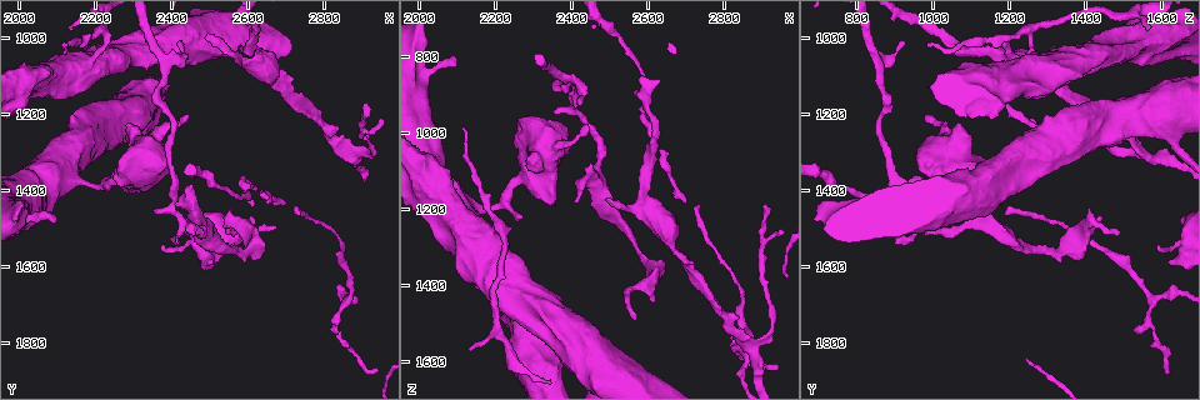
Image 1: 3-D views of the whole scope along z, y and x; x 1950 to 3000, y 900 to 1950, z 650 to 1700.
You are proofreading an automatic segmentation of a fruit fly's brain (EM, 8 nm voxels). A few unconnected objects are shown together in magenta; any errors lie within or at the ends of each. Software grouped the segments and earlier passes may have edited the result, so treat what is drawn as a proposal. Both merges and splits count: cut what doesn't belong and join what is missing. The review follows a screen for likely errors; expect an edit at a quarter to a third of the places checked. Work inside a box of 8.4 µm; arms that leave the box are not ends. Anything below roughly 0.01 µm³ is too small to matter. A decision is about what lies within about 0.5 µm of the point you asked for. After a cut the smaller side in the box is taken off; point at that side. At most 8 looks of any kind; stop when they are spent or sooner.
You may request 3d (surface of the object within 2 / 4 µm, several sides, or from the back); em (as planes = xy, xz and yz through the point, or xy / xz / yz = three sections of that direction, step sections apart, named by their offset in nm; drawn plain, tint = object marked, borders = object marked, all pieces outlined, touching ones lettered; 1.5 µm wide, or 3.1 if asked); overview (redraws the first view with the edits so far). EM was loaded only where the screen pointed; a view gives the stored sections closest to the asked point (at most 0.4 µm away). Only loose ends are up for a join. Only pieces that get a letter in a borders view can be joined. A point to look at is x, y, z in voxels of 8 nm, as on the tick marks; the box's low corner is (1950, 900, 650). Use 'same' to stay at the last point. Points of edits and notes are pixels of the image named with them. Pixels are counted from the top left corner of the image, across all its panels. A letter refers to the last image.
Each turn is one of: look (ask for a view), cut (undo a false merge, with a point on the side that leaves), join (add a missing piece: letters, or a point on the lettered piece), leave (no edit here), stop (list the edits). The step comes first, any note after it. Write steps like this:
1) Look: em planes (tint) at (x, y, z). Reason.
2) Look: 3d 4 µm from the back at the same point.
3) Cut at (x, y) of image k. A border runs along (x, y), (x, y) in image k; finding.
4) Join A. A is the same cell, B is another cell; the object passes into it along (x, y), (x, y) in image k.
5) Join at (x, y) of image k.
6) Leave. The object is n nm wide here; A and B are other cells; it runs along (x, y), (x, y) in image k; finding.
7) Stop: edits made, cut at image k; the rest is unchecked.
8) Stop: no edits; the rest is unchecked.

Look: em xy step 8 (borders) at (2495, 1590, 1625). Thick end.

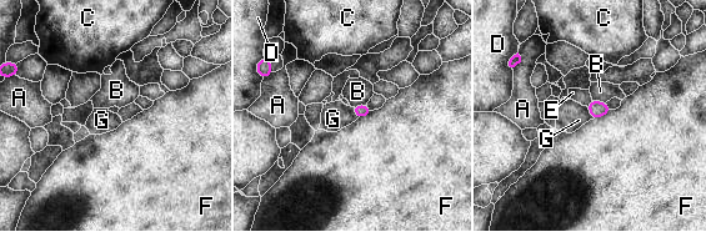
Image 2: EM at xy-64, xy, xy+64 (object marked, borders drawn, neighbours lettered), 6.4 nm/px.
Look: em planes (borders) at the same point. Cut it another way.

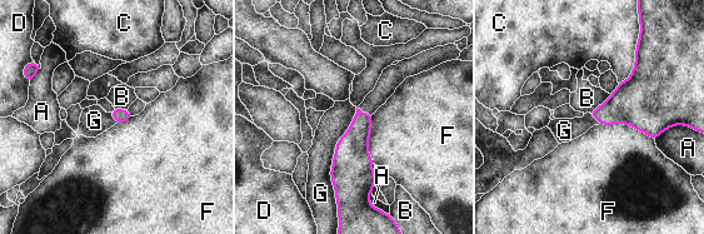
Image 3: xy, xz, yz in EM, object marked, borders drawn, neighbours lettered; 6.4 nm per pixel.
Leave. A, B, C, D, F and G are other cells; a border runs along (357, 108), (330, 169), (336, 203) in image 3; no lettered piece goes on from it.

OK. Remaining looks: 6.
Look: 3d 4 µm at (2435, 1205, 980).

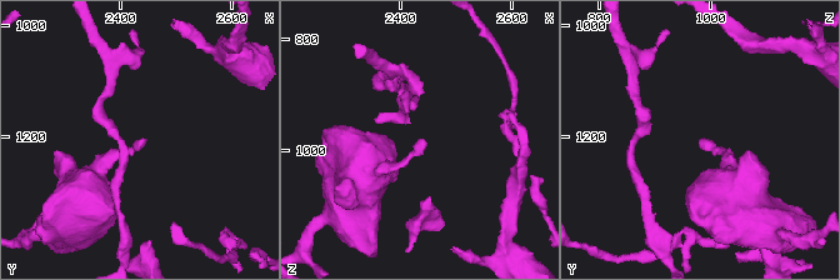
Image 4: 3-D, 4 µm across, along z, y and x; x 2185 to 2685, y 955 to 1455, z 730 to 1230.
Look: em xy step 4 (tint) at (2445, 1200, 980). Need the tissue.

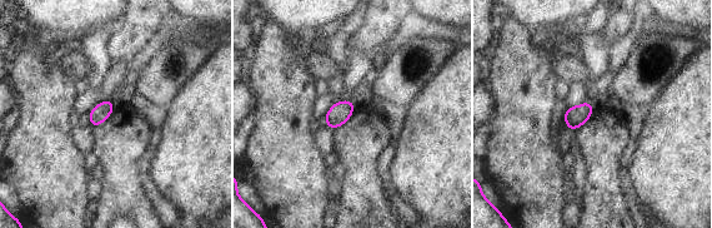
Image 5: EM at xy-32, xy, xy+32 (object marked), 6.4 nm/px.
Look: em xy step 4 (borders) at the same point.

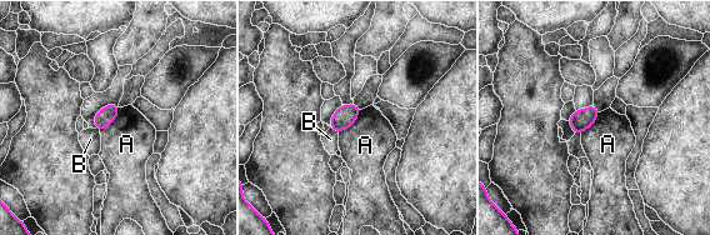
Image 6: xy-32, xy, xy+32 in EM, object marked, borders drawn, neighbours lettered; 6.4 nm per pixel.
Leave. The object is 120 nm wide here; A and B are other cells; none of them fits.

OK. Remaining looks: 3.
Look: em xy step 8 (tint) at (2415, 1525, 900). An open end.

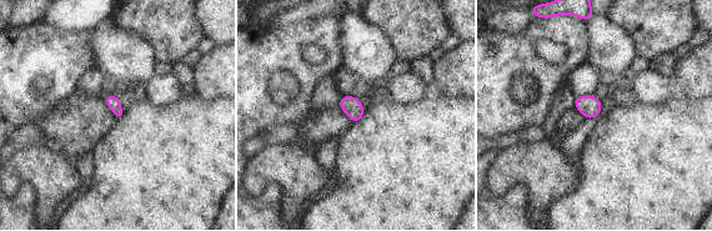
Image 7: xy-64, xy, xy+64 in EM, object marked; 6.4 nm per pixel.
Look: em xz step 8 (borders) at the same point.

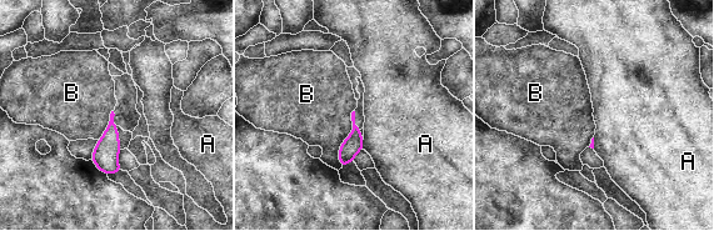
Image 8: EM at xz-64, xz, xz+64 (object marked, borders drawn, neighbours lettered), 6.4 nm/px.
Leave. A and B are other cells; a border runs along (354, 110), (338, 154), (340, 167) in image 8; none of them fits.

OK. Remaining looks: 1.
Stop: no edits; the rest is unchecked.

